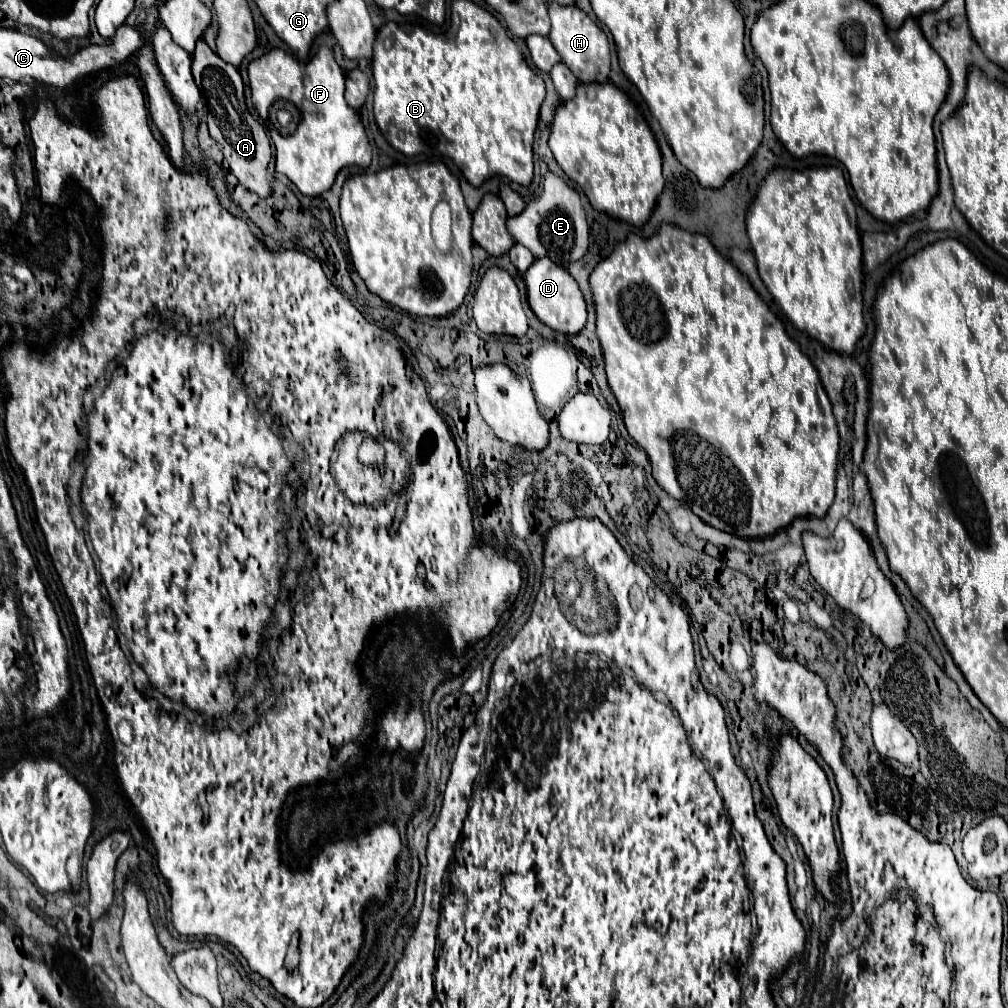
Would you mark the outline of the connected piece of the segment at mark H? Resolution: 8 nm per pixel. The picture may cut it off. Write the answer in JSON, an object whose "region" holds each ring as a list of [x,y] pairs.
{"region":[[[549,5],[549,17],[551,17],[551,33],[549,39],[555,45],[557,53],[561,55],[561,61],[569,65],[569,69],[579,77],[581,83],[605,83],[609,79],[609,41],[607,35],[593,23],[593,19],[583,13],[575,5]]]}

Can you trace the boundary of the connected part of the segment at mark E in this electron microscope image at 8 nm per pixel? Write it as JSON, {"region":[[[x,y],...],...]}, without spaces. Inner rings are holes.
{"region":[[[553,173],[545,175],[545,189],[541,197],[533,199],[519,217],[507,219],[507,229],[515,243],[531,249],[535,257],[549,257],[563,267],[571,261],[581,259],[589,247],[589,225],[581,207],[579,193]]]}

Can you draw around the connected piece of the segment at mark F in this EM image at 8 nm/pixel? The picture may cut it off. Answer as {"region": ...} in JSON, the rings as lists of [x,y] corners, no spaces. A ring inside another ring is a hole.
{"region":[[[321,47],[317,55],[309,63],[297,63],[289,53],[281,49],[271,49],[261,59],[253,61],[249,65],[249,81],[251,81],[251,93],[253,103],[259,111],[259,119],[269,131],[273,145],[275,145],[275,157],[277,157],[277,173],[283,173],[291,179],[291,183],[303,193],[303,195],[321,195],[335,183],[337,173],[343,167],[357,165],[357,167],[369,167],[371,163],[371,145],[365,133],[365,127],[359,119],[359,115],[347,105],[343,93],[345,93],[345,73],[335,63],[333,53],[327,47]]]}

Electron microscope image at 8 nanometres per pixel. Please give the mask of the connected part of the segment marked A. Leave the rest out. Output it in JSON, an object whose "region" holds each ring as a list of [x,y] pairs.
{"region":[[[203,39],[197,41],[191,69],[201,93],[201,101],[205,101],[205,107],[207,107],[209,135],[223,147],[223,155],[229,169],[235,173],[235,177],[245,189],[257,193],[259,197],[269,197],[273,193],[271,181],[267,179],[267,167],[271,161],[271,145],[263,127],[255,119],[251,119],[247,111],[245,89],[243,89],[239,71],[227,61],[223,61],[215,51],[211,51]]]}

